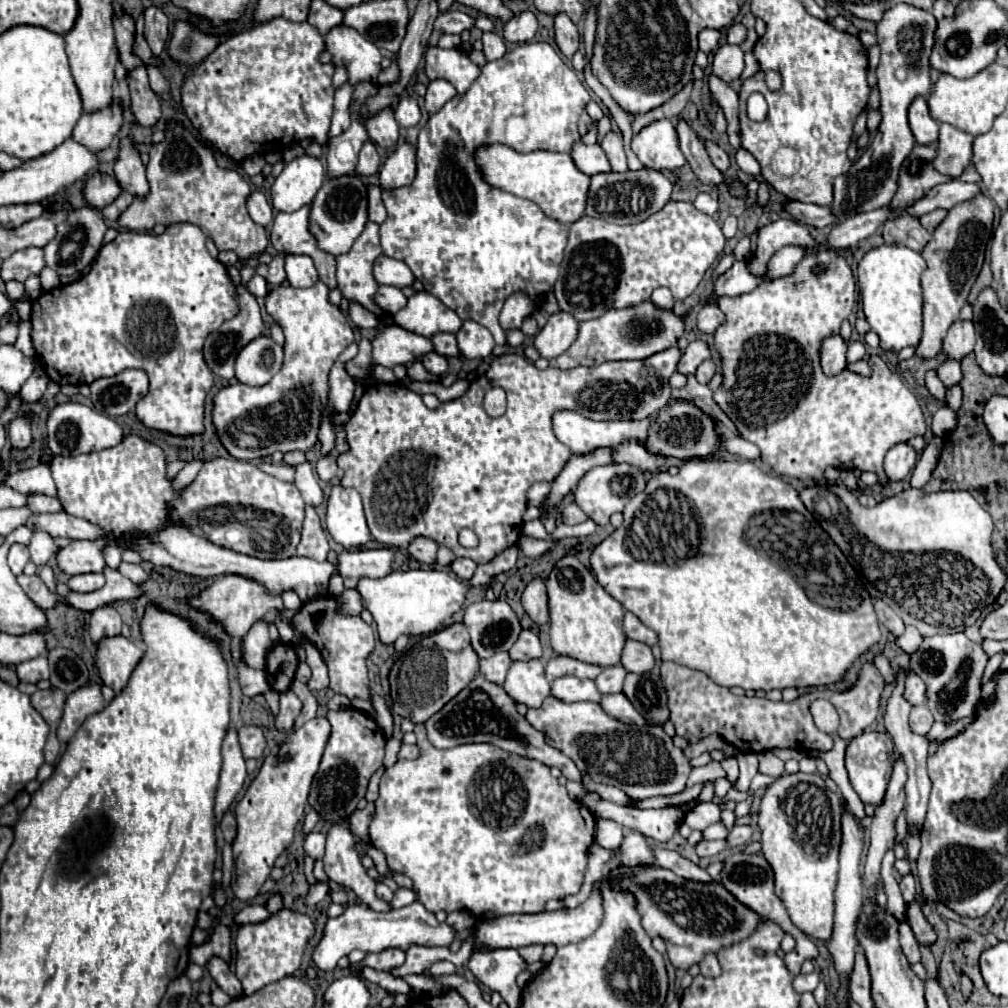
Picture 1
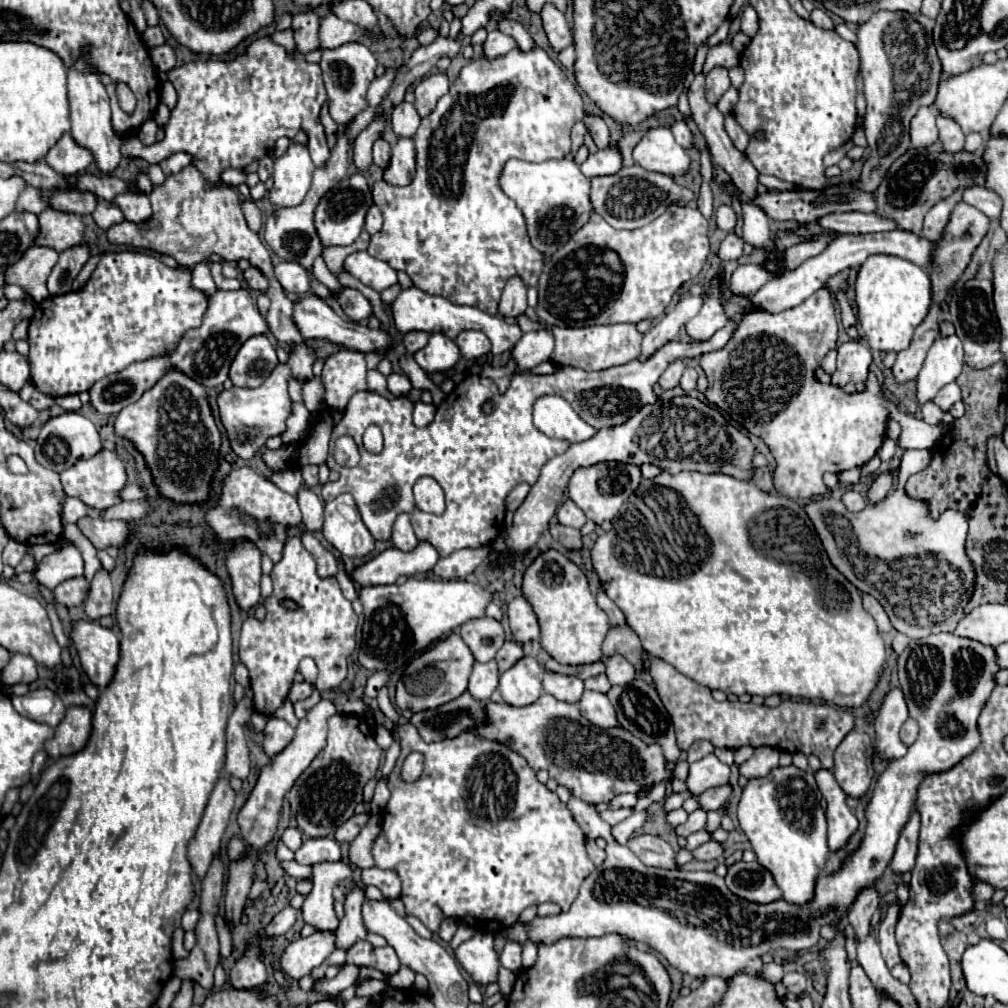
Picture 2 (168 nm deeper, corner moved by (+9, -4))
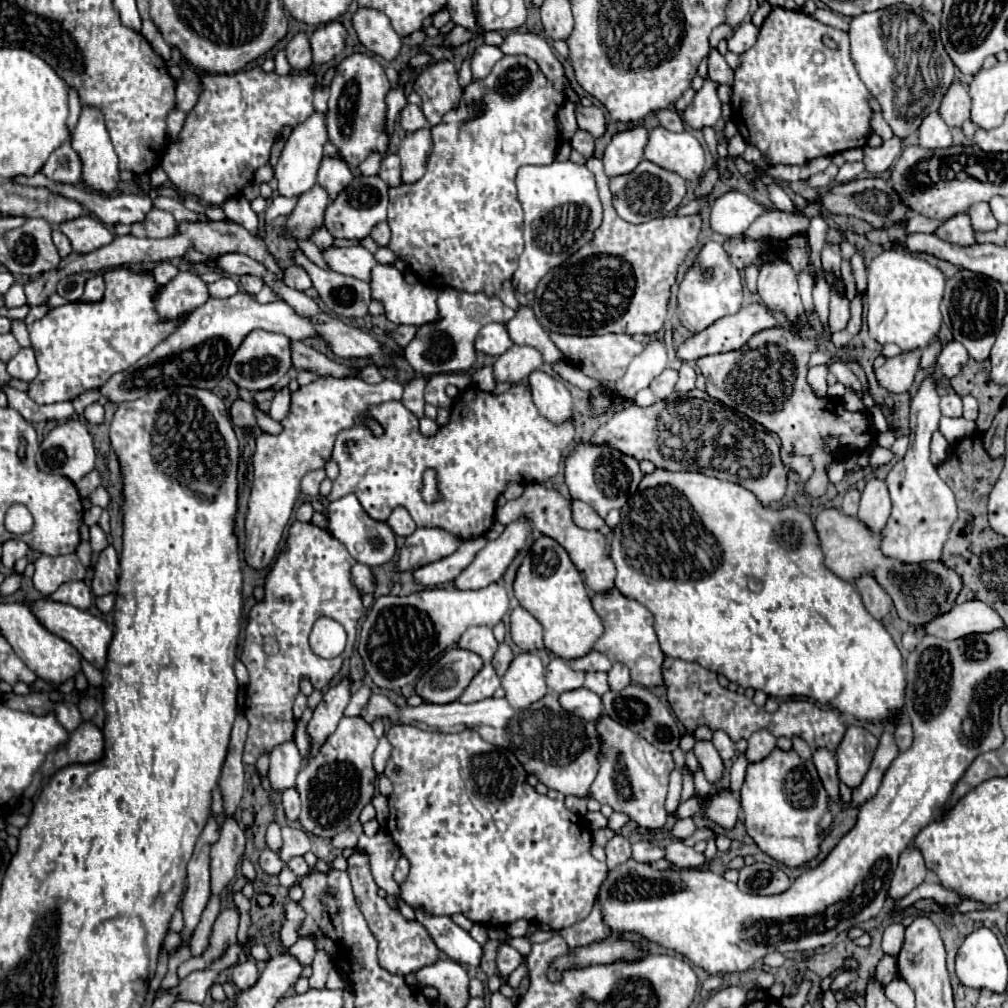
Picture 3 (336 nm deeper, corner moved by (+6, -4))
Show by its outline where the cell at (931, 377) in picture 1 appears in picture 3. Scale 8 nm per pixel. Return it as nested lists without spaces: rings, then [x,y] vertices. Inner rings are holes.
[[[937,431],[937,433],[933,435],[933,439],[931,439],[931,461],[933,461],[935,465],[941,465],[941,463],[947,459],[949,449],[951,449],[951,445],[949,445],[949,443],[945,441],[945,437]]]

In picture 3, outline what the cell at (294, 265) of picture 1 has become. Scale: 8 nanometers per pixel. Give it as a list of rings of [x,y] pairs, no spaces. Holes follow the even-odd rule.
[[[291,265],[291,267],[285,269],[285,281],[287,281],[287,285],[291,285],[291,287],[295,287],[299,291],[307,291],[311,287],[309,275],[297,265]]]

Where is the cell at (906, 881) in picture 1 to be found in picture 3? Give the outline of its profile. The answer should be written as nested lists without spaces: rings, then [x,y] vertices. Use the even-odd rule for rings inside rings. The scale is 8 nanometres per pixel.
[[[885,955],[881,961],[879,961],[879,965],[877,965],[877,973],[875,973],[875,977],[877,977],[877,981],[885,987],[885,985],[889,985],[895,977],[897,977],[897,969],[895,969],[895,957],[891,957],[891,955]]]

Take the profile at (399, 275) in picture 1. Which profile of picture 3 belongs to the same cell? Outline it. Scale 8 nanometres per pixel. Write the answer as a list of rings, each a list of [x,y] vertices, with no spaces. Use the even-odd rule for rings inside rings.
[[[355,245],[355,247],[327,247],[321,251],[323,261],[327,263],[329,269],[343,273],[343,275],[351,275],[363,281],[371,279],[371,269],[373,265],[377,265],[373,253],[369,253],[367,249]]]

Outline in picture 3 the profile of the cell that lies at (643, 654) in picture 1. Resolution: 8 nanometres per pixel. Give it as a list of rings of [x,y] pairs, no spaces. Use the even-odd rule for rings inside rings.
[[[613,663],[611,671],[609,671],[609,687],[611,691],[619,691],[623,687],[627,687],[631,683],[629,679],[629,669],[621,663]]]

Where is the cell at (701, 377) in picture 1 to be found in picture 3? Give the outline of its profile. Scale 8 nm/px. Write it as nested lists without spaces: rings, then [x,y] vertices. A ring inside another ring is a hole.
[[[689,363],[681,365],[681,369],[679,369],[679,381],[677,381],[675,389],[681,391],[681,393],[695,389],[695,369]]]

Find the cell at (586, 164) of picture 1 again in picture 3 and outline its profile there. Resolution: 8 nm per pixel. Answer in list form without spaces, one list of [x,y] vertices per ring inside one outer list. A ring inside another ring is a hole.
[[[633,127],[613,135],[605,149],[603,165],[609,177],[631,173],[643,159],[643,149],[647,145],[649,131],[645,127]]]

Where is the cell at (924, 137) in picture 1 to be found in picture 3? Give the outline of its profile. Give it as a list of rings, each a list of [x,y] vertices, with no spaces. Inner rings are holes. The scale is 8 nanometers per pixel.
[[[929,113],[923,119],[919,127],[919,145],[925,149],[947,149],[953,145],[953,131],[939,113]]]

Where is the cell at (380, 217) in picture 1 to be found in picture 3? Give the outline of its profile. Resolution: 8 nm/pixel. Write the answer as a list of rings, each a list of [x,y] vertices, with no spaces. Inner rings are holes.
[[[379,223],[373,231],[371,231],[371,239],[377,243],[377,245],[387,245],[389,239],[391,239],[391,229],[387,223]]]

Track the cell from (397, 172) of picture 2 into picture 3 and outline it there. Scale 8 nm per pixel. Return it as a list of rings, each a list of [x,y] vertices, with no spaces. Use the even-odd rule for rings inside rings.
[[[423,127],[415,133],[409,133],[401,141],[397,155],[399,155],[401,167],[403,167],[403,183],[415,183],[423,177],[431,149],[433,149],[433,141],[431,141],[429,127]]]

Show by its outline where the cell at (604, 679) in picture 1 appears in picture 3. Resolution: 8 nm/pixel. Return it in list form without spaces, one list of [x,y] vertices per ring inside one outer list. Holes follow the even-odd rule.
[[[587,673],[587,677],[585,677],[585,687],[591,689],[593,693],[597,693],[599,697],[603,697],[603,695],[609,691],[607,673]]]

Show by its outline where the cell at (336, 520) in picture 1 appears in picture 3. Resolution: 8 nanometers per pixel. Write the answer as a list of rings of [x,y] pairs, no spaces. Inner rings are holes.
[[[345,495],[333,503],[329,503],[329,531],[345,543],[351,557],[355,557],[359,563],[367,567],[379,567],[385,563],[391,563],[397,551],[395,545],[395,533],[385,521],[373,521],[361,507],[355,495]]]

